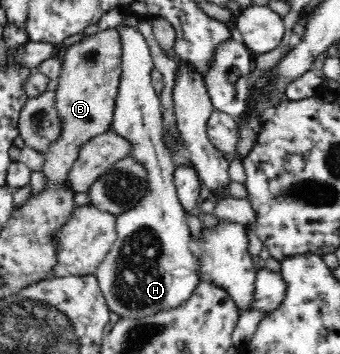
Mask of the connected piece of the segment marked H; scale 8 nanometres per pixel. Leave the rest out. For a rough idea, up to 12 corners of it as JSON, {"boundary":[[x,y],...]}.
{"boundary":[[119,33],[112,129],[148,191],[95,271],[110,312],[176,310],[201,282],[150,49]]}

